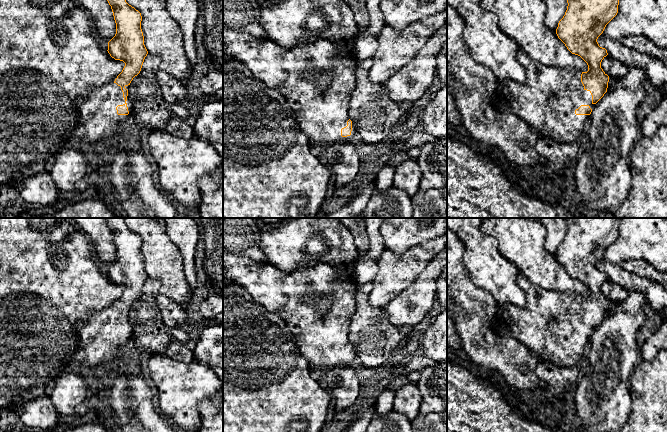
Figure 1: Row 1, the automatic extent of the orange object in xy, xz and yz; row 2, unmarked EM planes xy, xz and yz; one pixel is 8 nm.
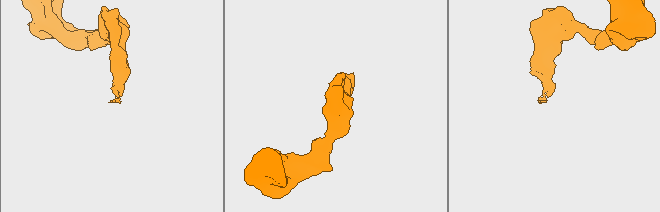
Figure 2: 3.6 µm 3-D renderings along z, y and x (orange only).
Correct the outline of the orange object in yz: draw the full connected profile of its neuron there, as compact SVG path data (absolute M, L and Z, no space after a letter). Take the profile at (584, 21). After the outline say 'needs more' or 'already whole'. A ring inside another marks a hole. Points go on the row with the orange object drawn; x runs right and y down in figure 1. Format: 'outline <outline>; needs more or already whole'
outline M567 0L567 3L567 10L558 23L556 34L572 54L580 56L587 63L588 71L542 64L518 47L516 58L525 69L525 81L518 83L496 79L496 92L503 103L539 134L560 143L579 141L585 121L607 92L609 76L601 68L601 62L608 53L599 46L597 39L617 15L619 0Z; needs more

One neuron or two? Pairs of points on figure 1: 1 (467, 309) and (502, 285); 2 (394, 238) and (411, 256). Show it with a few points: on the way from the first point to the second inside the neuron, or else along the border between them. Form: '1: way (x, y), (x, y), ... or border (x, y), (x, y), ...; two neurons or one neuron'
1: border (471, 279), (475, 284), (483, 288), (496, 302); two neurons
2: border (427, 240), (412, 245), (400, 253), (386, 249); two neurons

